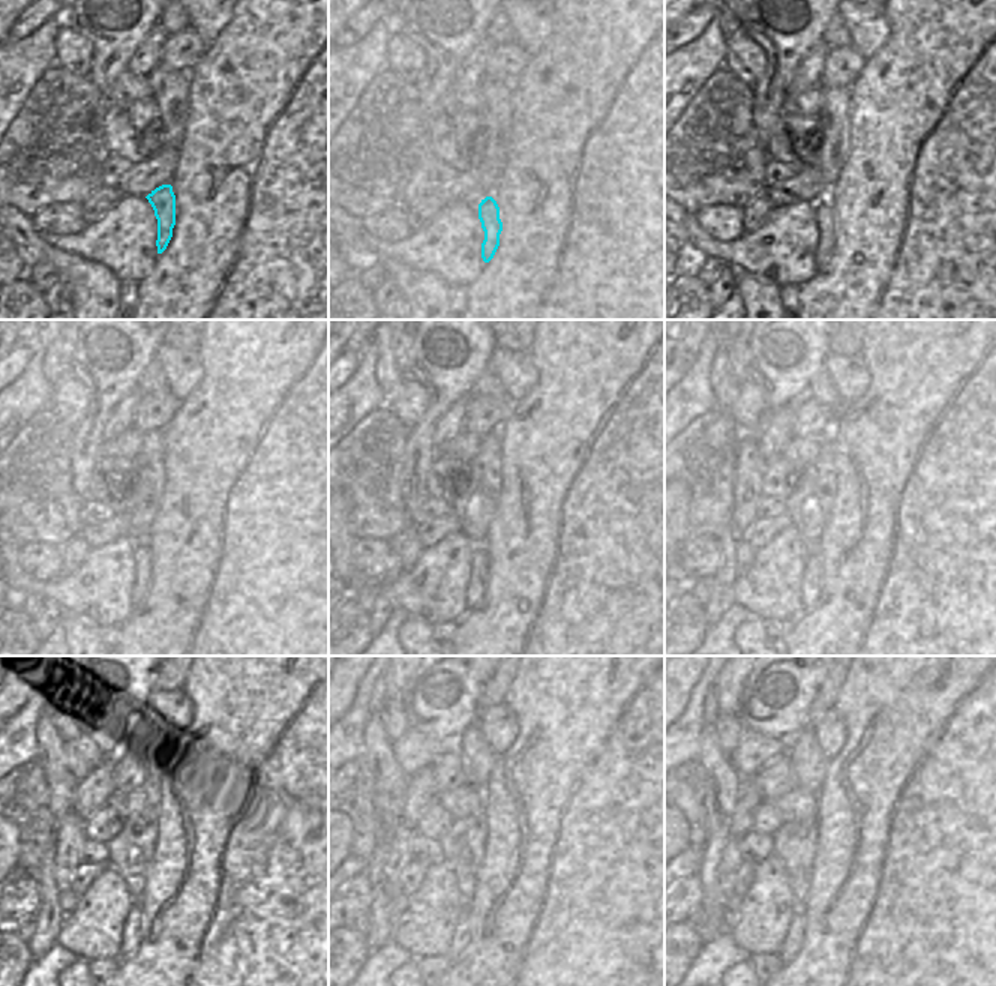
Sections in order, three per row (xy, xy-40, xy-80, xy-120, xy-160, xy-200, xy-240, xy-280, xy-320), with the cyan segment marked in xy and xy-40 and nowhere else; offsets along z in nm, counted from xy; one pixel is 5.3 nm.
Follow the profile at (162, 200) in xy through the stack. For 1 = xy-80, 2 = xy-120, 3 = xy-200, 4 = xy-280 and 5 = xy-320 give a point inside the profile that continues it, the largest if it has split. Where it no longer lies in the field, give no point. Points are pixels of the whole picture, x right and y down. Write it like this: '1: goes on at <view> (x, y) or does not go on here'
1: goes on at xy-80 (824, 213)
2: goes on at xy-120 (143, 583)
3: goes on at xy-200 (810, 592)
4: goes on at xy-280 (461, 937)
5: goes on at xy-320 (792, 943)

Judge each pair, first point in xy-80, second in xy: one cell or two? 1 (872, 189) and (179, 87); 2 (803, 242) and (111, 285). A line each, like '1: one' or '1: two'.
1: two
2: two

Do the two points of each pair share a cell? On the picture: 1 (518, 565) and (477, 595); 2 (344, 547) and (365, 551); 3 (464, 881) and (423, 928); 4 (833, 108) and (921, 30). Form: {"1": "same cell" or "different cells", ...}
{"1": "different cells", "2": "different cells", "3": "different cells", "4": "different cells"}

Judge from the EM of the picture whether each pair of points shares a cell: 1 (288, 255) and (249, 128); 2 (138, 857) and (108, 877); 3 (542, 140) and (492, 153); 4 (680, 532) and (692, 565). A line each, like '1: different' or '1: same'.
1: same
2: different
3: different
4: different

